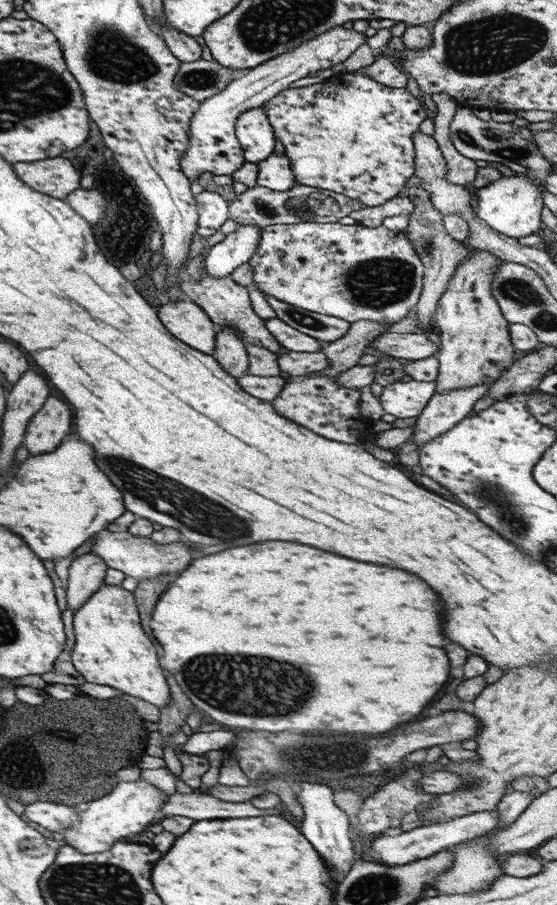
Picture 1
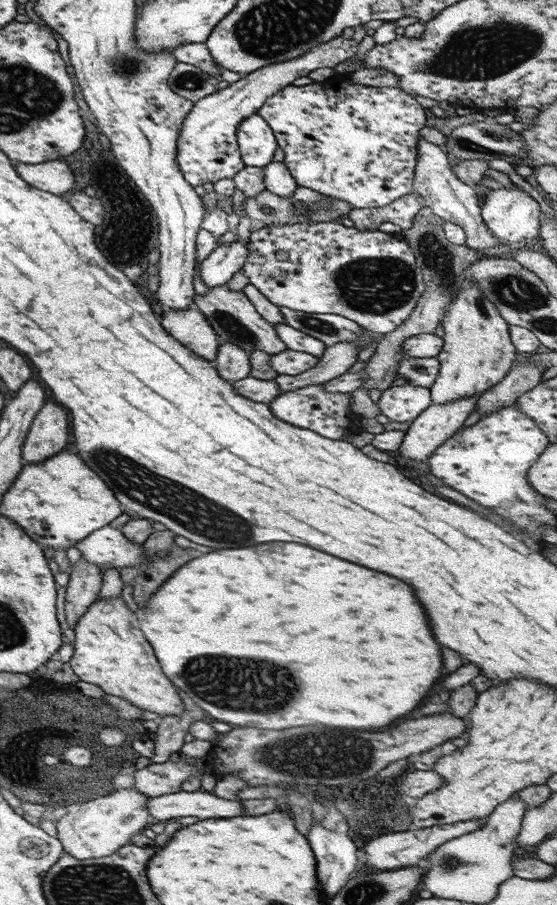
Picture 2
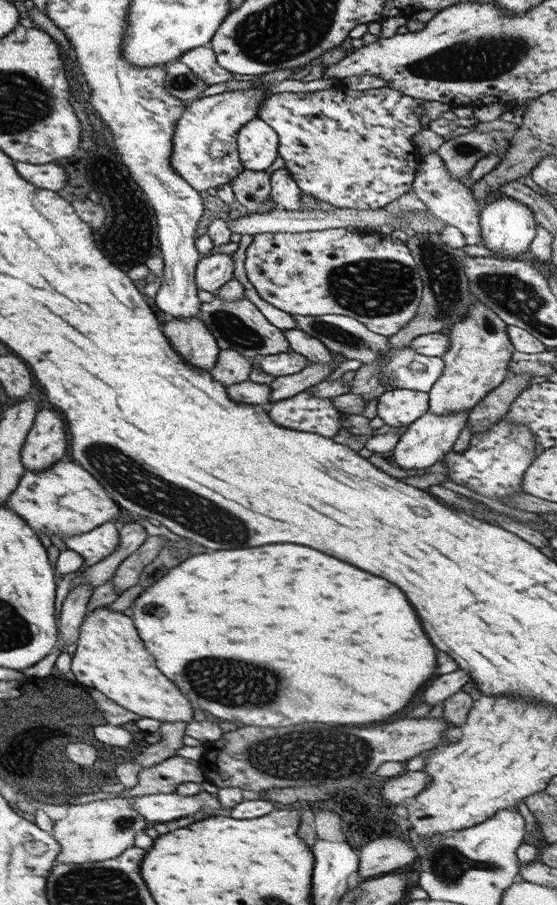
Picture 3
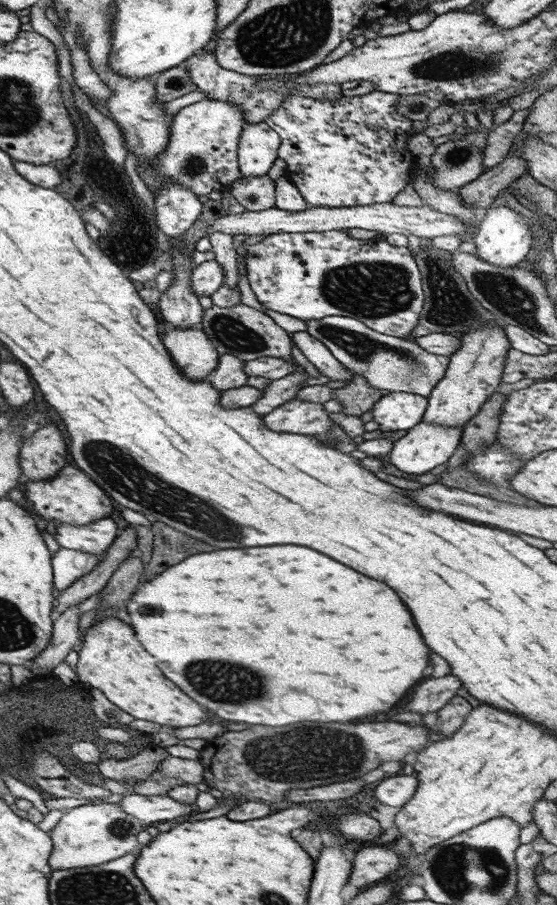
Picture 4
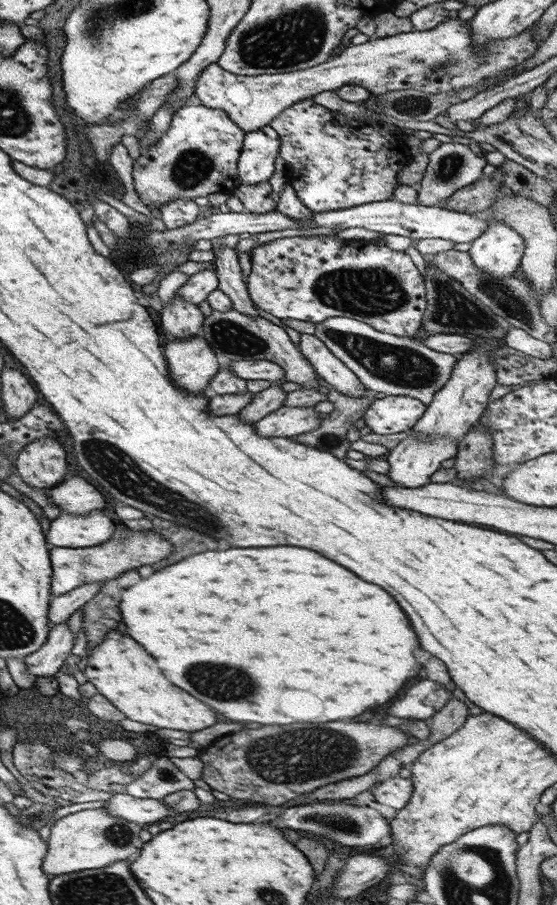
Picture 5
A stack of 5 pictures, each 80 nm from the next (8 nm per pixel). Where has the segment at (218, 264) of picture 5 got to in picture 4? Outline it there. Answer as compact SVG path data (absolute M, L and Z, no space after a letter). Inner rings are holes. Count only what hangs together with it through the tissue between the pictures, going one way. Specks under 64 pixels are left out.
M211 231L211 234L206 236L211 244L211 251L214 254L214 260L221 266L224 272L223 286L237 289L237 263L236 252L233 238L229 234L221 231Z

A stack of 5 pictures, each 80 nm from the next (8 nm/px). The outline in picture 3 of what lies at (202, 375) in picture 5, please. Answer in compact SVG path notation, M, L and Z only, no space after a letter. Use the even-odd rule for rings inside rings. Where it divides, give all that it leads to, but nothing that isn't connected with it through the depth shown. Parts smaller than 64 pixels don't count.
M199 316L166 320L162 326L168 343L195 370L211 371L217 362L219 347Z

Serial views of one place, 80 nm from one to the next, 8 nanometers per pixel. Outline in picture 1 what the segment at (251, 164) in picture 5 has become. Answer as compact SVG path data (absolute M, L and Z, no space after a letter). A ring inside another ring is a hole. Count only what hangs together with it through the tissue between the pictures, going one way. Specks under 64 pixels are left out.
M263 106L238 114L234 133L245 162L256 164L273 153L275 137Z

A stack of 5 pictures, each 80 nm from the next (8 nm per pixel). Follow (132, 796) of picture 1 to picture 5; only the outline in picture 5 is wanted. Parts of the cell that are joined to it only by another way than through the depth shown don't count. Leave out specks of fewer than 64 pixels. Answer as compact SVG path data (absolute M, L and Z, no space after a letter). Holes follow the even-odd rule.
M103 807L79 810L72 814L67 814L59 818L50 827L49 837L46 840L47 853L43 857L41 870L46 875L53 877L58 874L72 873L78 870L89 870L112 865L119 860L133 860L139 854L141 840L139 840L139 830L143 827L137 823L119 818L108 813Z

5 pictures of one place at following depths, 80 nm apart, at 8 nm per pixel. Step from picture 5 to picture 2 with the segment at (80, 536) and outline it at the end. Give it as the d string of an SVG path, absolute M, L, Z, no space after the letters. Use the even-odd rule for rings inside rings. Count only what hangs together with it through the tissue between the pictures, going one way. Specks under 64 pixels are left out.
M109 525L94 530L73 547L80 552L84 561L93 564L109 564L116 569L125 566L138 566L143 569L149 565L144 564L146 560L142 544L127 540L120 530Z

